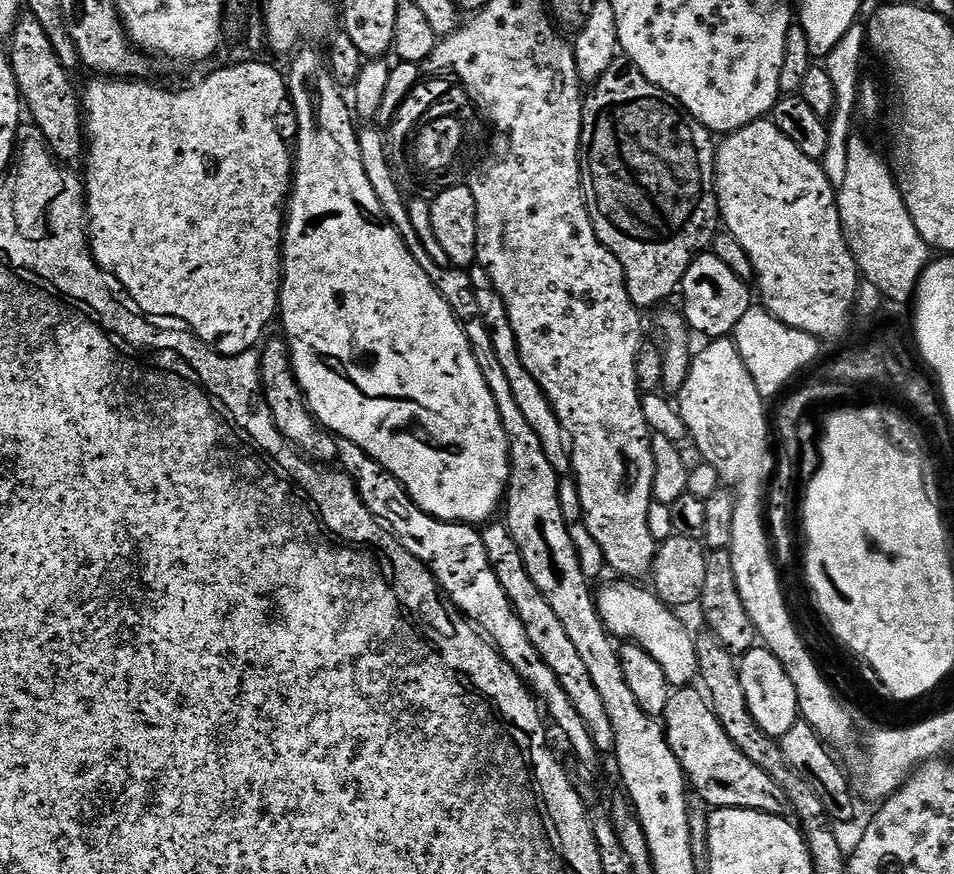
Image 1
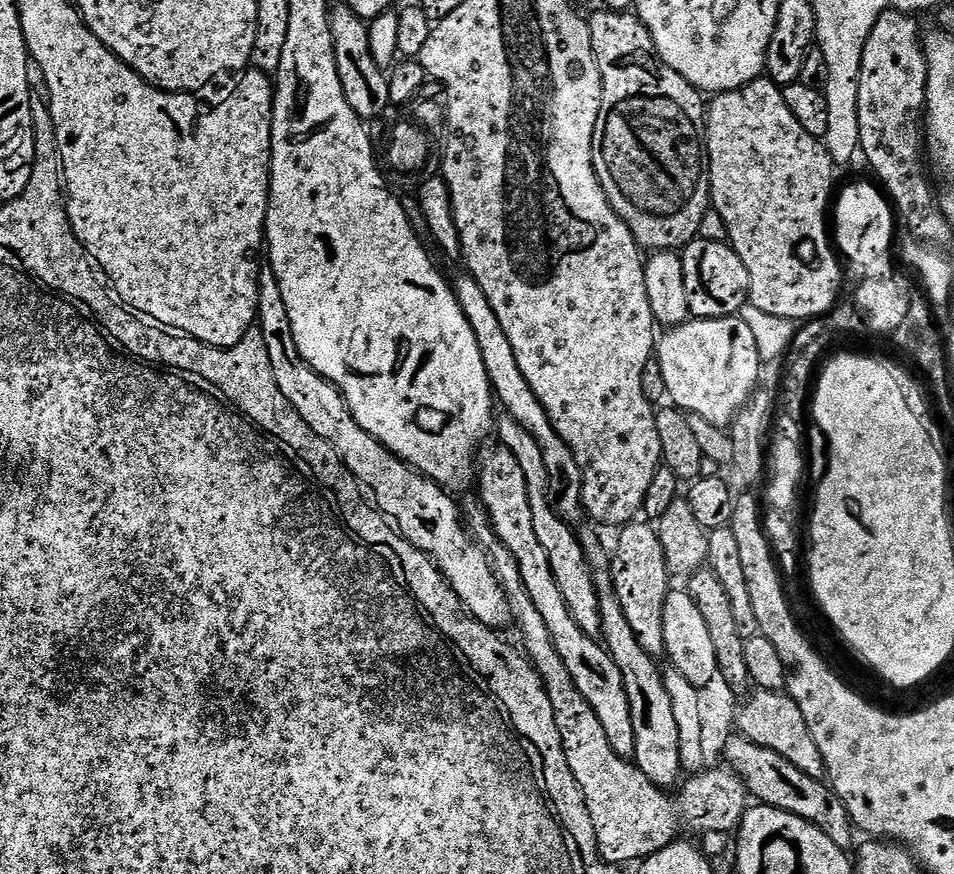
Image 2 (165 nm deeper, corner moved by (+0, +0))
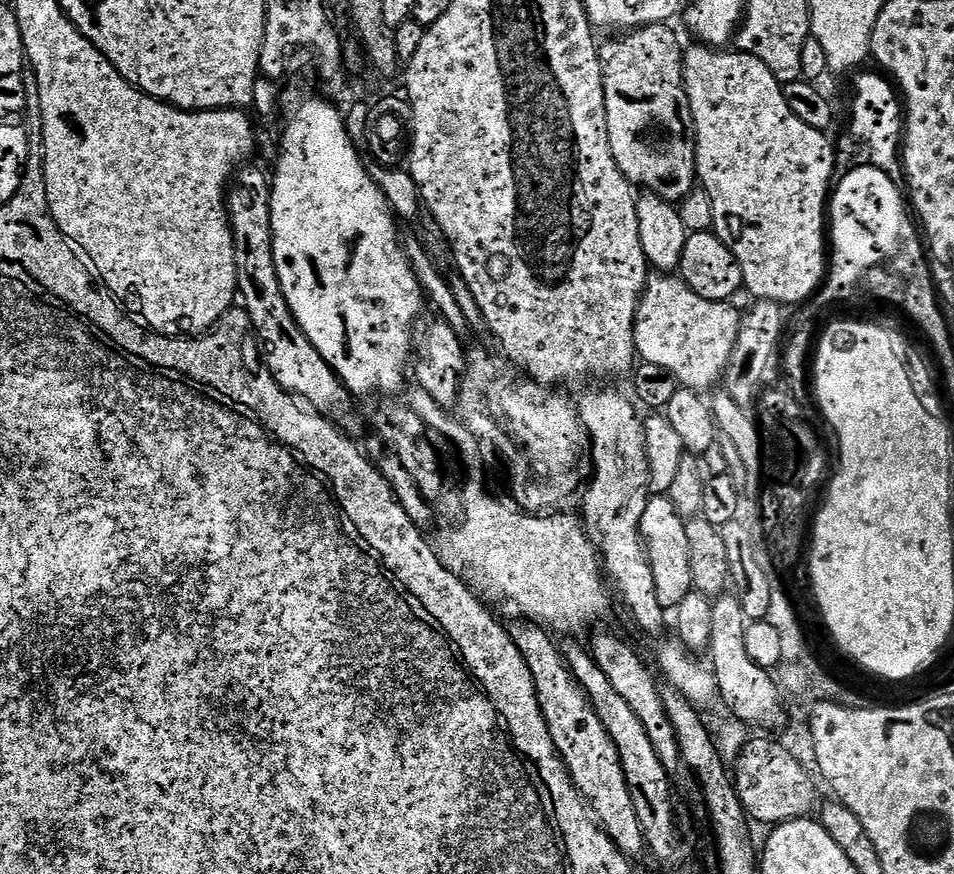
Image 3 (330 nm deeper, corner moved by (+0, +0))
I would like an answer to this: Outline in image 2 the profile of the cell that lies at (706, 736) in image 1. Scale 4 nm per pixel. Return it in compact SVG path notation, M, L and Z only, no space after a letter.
M739 734L733 735L726 742L723 759L727 767L740 775L744 785L748 787L749 795L759 803L794 814L825 832L834 846L851 849L852 832L854 833L852 819L842 798L838 798L838 794L824 780L815 780L810 778L810 774L802 774L802 770L798 770L794 762L786 762L782 754L774 754L774 750L766 750Z

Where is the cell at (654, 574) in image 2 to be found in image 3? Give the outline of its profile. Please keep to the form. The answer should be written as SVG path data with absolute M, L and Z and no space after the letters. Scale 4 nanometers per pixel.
M667 494L649 495L640 523L640 537L644 539L648 549L648 561L650 570L654 572L654 590L658 590L658 602L664 609L674 610L680 605L682 598L686 598L686 594L690 594L694 589L691 580L690 542L686 539L686 520Z

